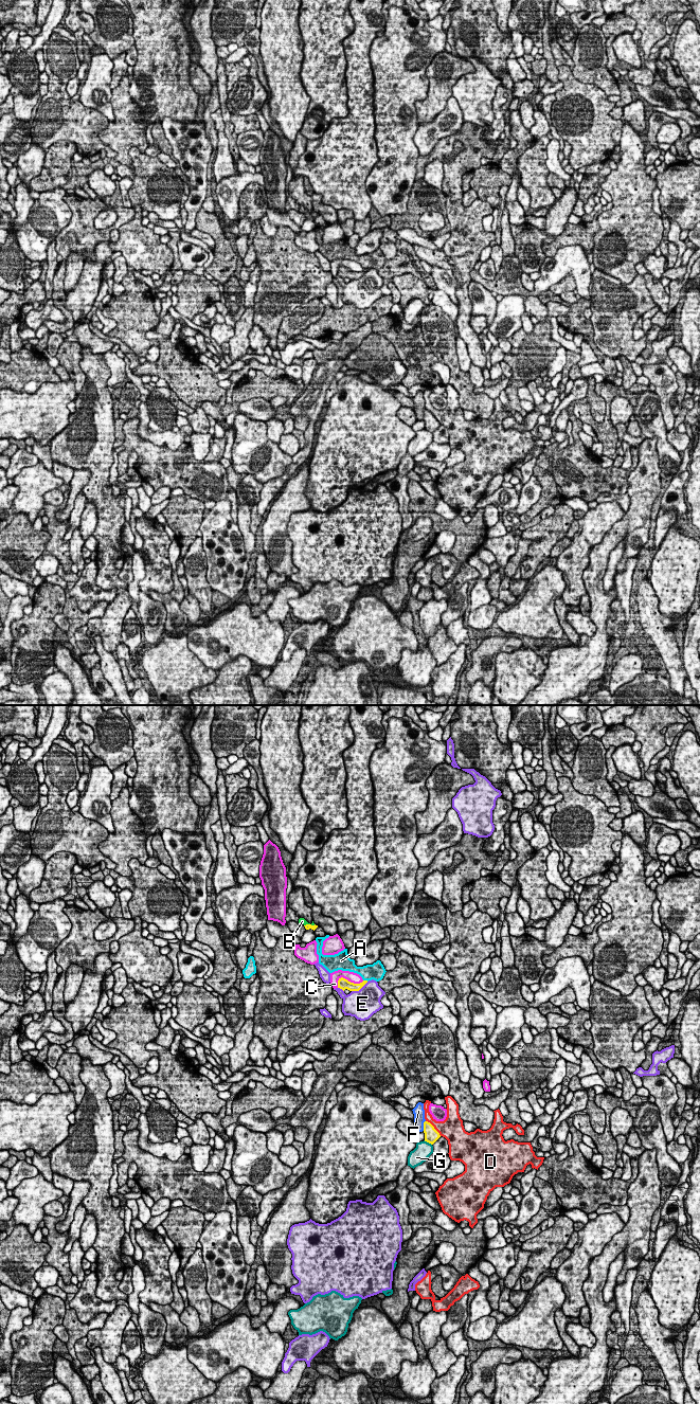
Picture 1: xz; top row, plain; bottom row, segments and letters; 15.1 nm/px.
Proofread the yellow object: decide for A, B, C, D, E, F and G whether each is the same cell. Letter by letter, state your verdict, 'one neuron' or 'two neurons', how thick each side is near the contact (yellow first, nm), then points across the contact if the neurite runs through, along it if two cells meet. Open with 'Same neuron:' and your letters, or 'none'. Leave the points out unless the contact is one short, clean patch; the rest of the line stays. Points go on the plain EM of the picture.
Same neuron: B
A: two neurons | 130/260 nm
B: one neuron | 90/100 nm | across xz (307, 215), (309, 213), (302, 210)
C: two neurons | 170/160 nm
D: two neurons | 220/300 nm
E: two neurons | 160/440 nm
F: two neurons | 220/170 nm
G: two neurons | 220/240 nm

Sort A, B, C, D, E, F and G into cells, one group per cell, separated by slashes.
A / B / C / D / E / F / G

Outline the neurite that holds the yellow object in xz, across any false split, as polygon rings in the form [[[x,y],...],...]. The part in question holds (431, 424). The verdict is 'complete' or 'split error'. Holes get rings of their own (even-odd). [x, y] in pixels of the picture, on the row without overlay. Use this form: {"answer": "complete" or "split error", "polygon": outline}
{"answer": "complete", "polygon": [[[428,410],[424,411],[424,421],[425,421],[425,430],[431,433],[433,433],[441,426],[439,421]]]}

